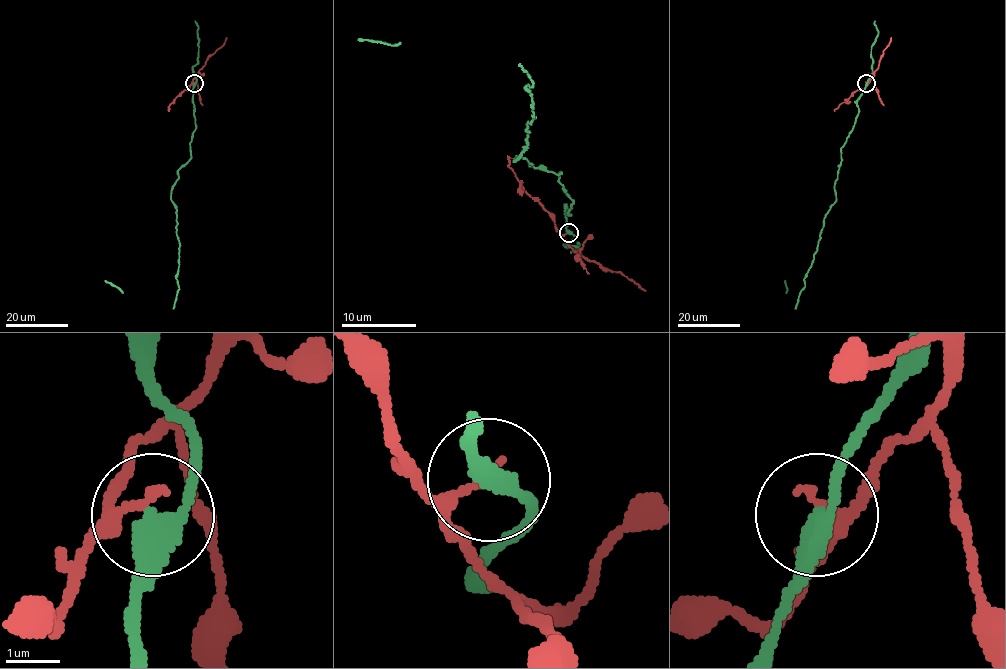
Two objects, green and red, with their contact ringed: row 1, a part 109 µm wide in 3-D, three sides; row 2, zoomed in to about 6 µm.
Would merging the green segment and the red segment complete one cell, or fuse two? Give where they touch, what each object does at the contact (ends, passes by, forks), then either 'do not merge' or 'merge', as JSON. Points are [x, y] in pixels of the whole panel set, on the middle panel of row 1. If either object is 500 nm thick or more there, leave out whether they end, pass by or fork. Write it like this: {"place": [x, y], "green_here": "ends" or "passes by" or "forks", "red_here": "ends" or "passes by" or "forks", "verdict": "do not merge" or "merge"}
{"place": [568, 232], "green_here": "passes by", "red_here": "passes by", "verdict": "do not merge"}

